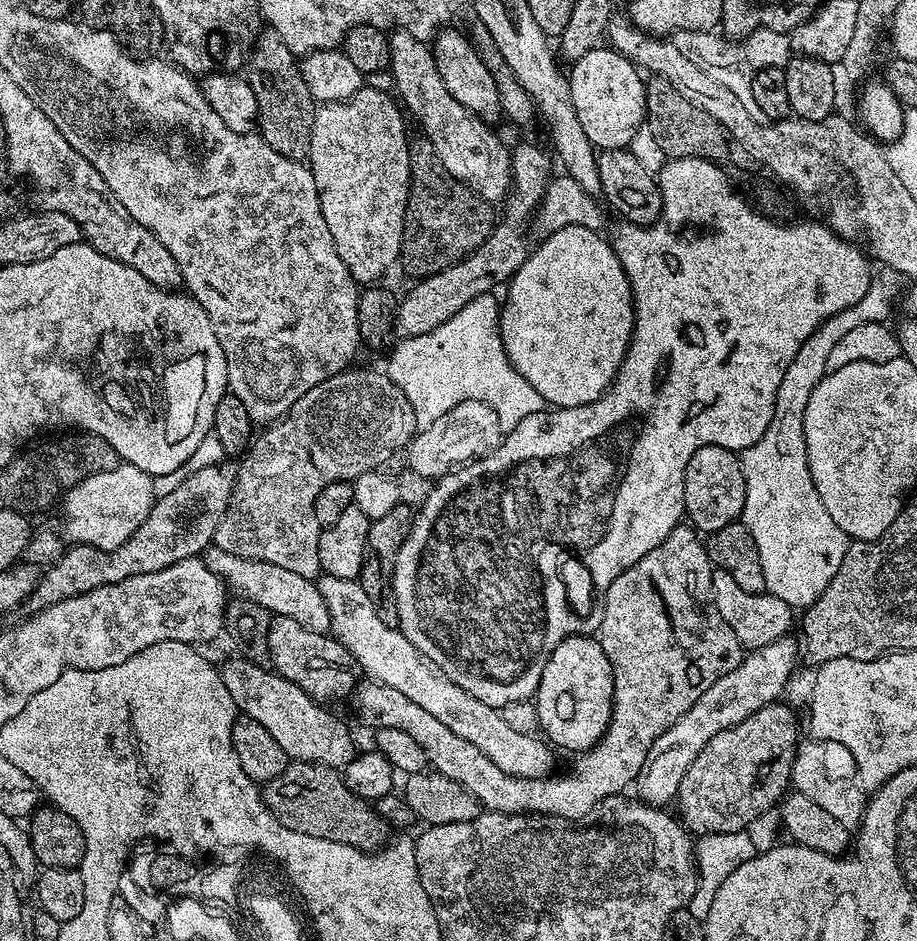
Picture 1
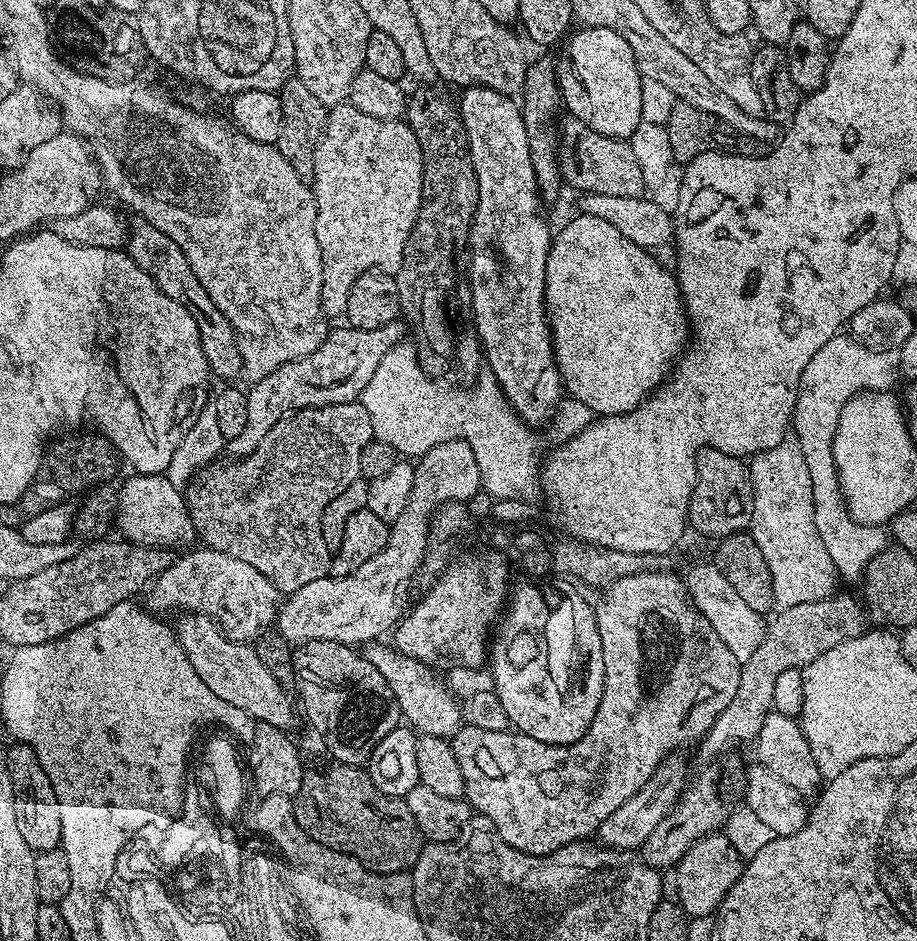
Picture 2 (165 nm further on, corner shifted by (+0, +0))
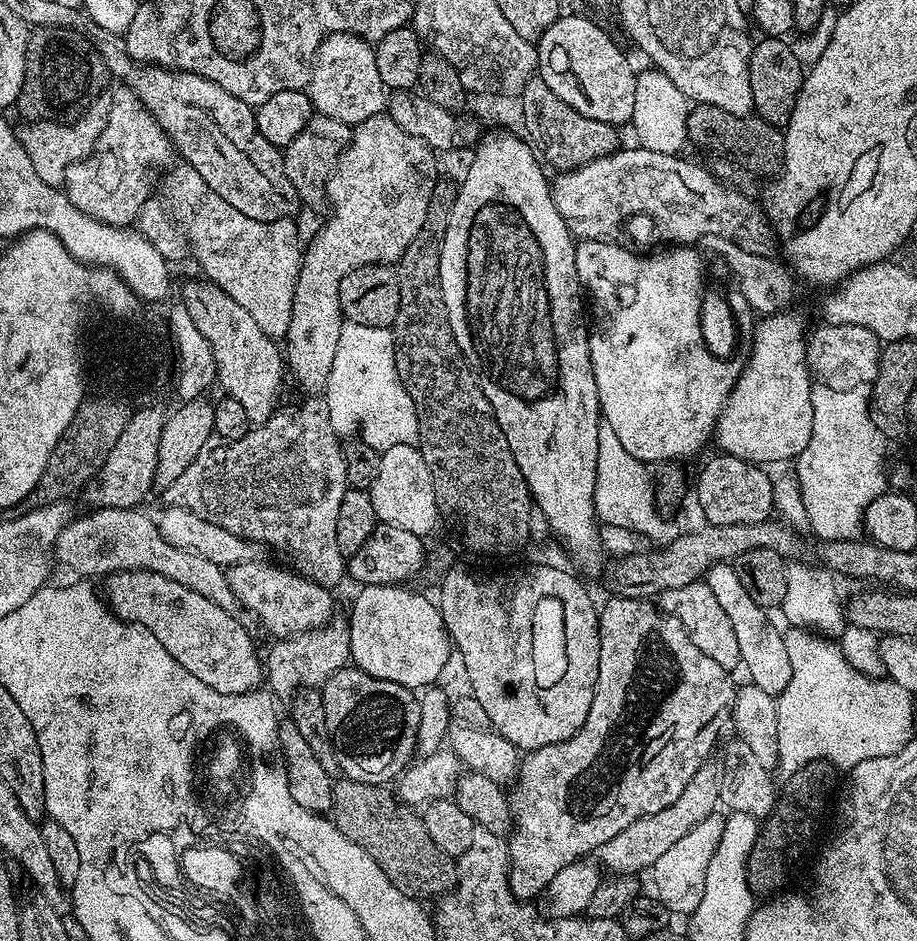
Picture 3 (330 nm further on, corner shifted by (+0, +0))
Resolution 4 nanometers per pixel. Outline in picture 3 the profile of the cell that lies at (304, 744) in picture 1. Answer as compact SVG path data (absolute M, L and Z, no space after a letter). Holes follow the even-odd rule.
M130 570L129 572L114 572L103 581L103 595L106 603L120 620L127 620L129 624L140 624L148 628L174 654L174 658L198 682L206 682L210 690L218 690L218 694L242 694L259 689L262 684L262 660L256 657L256 644L250 633L244 629L239 615L222 610L218 602L210 602L210 598L202 598L202 594L194 594L179 582L170 582L170 578L162 578L162 574L154 574L150 570Z

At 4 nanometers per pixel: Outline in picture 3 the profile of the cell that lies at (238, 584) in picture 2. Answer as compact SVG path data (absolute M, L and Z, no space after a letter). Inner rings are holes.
M250 558L246 562L236 564L227 569L230 590L234 590L234 598L241 609L245 608L248 612L253 612L258 619L264 623L264 628L268 632L273 632L273 637L287 638L297 636L303 632L308 632L311 628L323 628L329 620L333 619L332 595L329 589L315 584L313 580L307 580L295 570L287 572L284 568L275 568L272 564L259 564L256 558Z

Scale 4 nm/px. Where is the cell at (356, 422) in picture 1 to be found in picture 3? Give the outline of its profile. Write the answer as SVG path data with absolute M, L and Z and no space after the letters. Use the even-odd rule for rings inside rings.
M296 408L293 412L283 412L283 410L273 412L272 417L265 424L255 425L242 438L237 440L222 442L219 436L213 434L190 466L187 466L186 470L175 479L174 484L168 487L166 497L168 497L167 503L169 505L177 508L189 508L194 514L230 530L230 534L238 534L244 540L256 546L265 544L266 547L273 548L274 551L281 552L284 556L289 556L296 563L293 564L295 571L299 572L301 576L305 576L307 580L313 580L315 584L320 584L322 587L332 590L335 589L335 584L340 579L343 581L346 576L346 558L342 554L342 550L338 550L338 506L342 506L342 498L347 494L349 487L342 440L341 437L337 436L334 426L330 426L327 415L323 411L303 412L302 409Z

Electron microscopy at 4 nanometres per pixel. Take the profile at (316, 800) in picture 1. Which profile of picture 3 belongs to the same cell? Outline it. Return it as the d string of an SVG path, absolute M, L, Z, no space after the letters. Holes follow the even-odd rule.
M337 779L332 785L332 823L350 838L350 842L358 842L358 846L362 846L362 850L366 850L405 892L420 898L439 898L445 892L451 892L456 880L457 861L434 846L434 838L426 834L423 819L417 813L415 816L411 807L401 806L388 790L378 784Z

